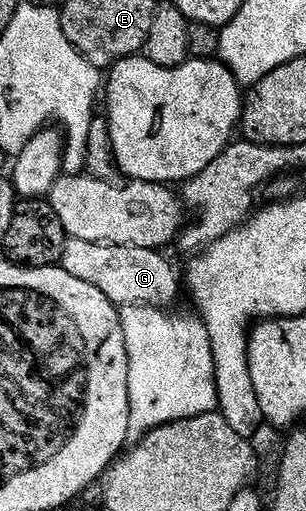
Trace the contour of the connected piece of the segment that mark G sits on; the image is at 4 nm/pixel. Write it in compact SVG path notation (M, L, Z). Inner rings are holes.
M69 238L60 265L80 281L88 281L88 285L100 289L100 293L119 308L141 305L166 309L171 306L169 303L178 299L180 275L162 255L165 254L161 250L113 247L110 243L89 243Z

